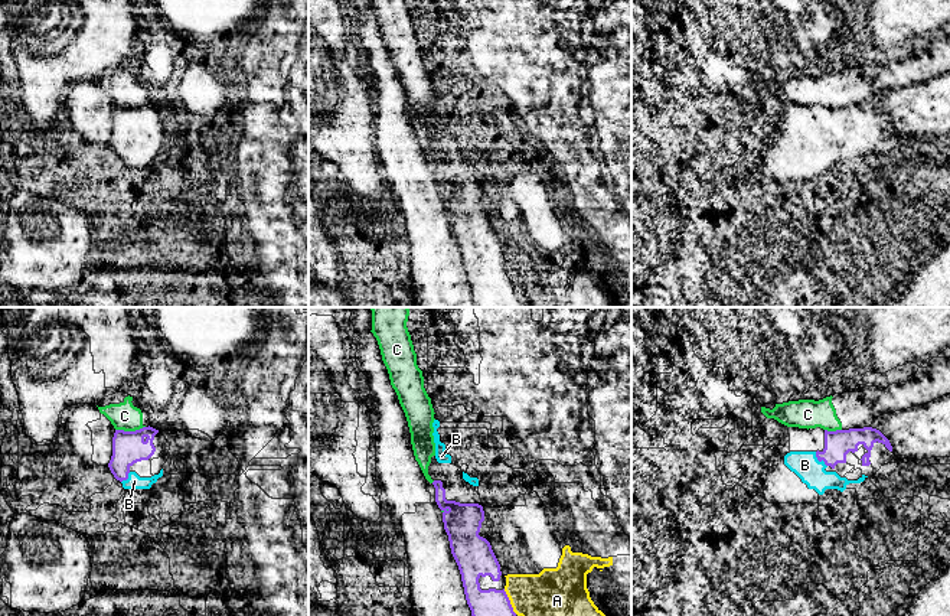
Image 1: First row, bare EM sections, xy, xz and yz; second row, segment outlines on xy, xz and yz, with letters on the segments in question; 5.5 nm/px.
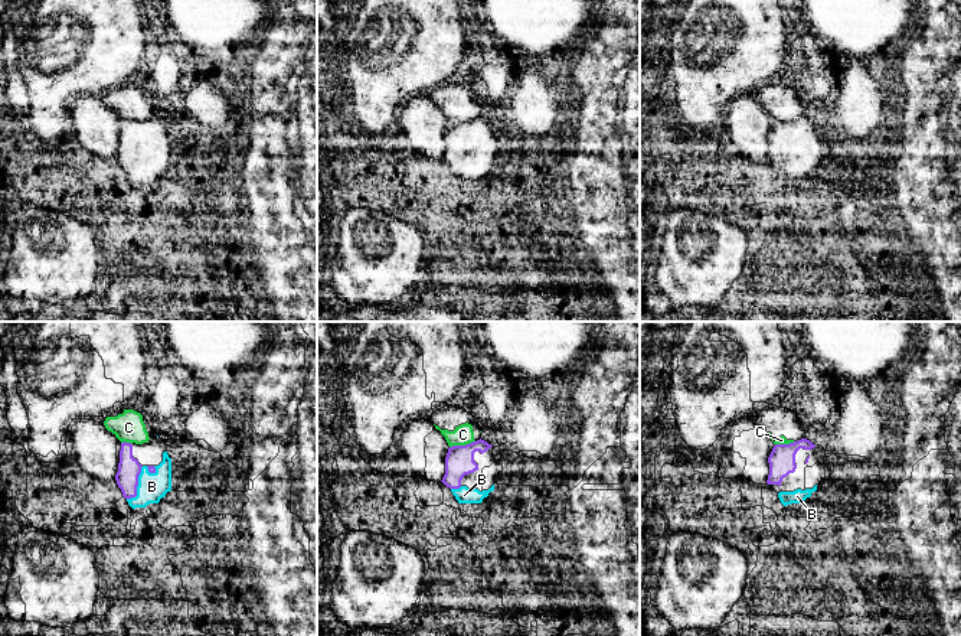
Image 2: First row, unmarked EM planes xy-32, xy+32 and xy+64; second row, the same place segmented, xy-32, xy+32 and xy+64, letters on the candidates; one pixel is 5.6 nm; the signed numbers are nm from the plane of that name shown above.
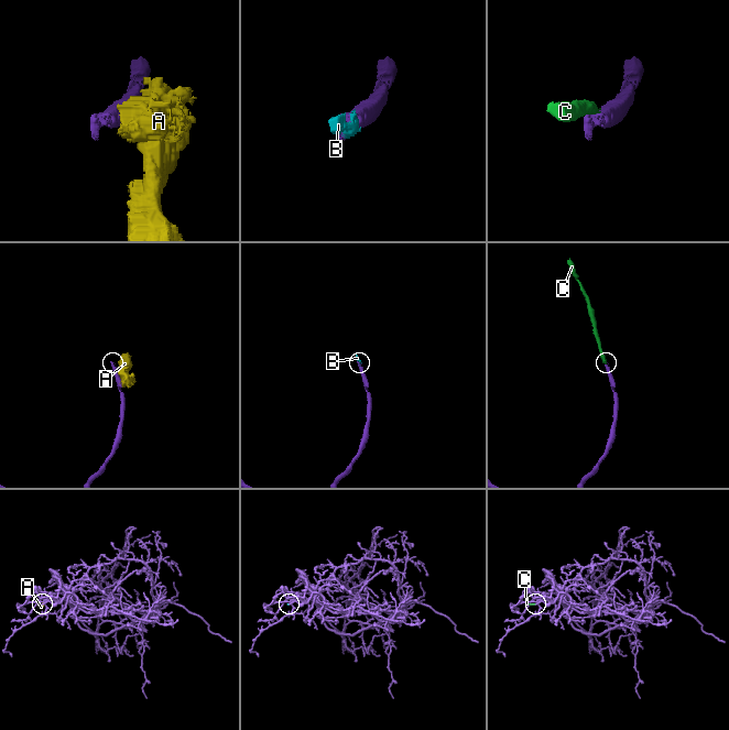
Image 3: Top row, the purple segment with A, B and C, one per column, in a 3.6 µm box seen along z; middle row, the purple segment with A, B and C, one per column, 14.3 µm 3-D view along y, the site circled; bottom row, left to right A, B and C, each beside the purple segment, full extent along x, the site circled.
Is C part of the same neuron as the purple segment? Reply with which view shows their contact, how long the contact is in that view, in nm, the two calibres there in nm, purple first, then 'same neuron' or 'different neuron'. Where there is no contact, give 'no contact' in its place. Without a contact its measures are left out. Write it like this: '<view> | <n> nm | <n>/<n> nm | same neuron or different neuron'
xy | 170 nm | 190/160 nm | different neuron

